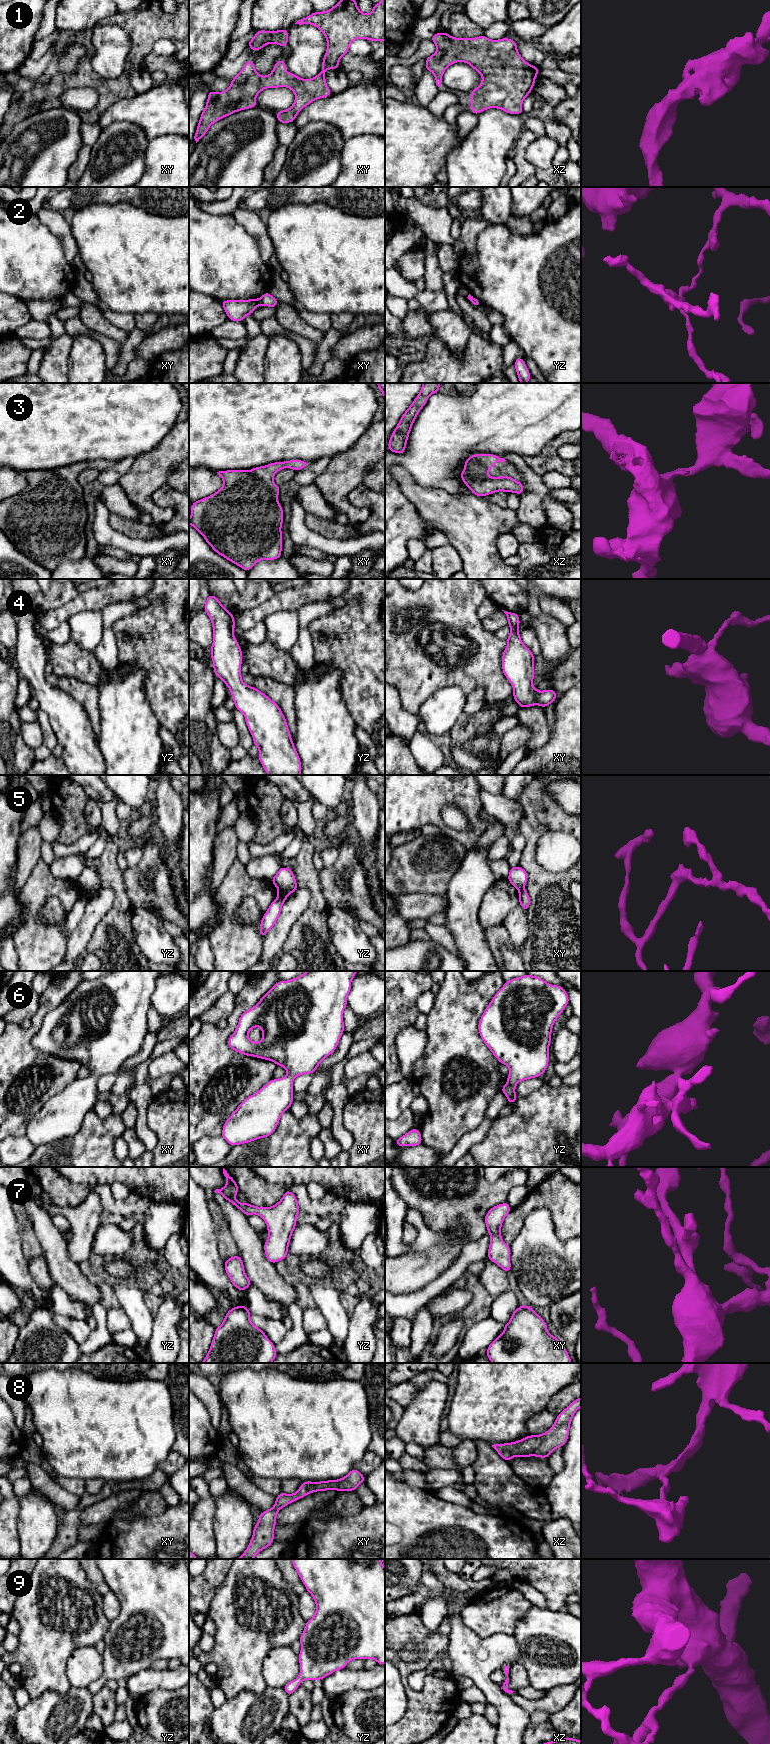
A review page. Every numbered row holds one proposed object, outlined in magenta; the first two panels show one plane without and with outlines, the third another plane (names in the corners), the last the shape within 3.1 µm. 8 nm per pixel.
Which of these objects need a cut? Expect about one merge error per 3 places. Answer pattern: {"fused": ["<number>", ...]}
{"fused": ["2", "5"]}

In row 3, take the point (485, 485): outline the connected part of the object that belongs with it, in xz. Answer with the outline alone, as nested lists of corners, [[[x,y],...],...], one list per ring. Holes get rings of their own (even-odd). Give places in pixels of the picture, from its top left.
[[[491,453],[473,454],[466,459],[464,470],[460,473],[460,477],[471,492],[478,497],[498,491],[513,492],[520,495],[524,491],[522,483],[510,476],[490,477],[488,475],[489,470],[496,462],[505,461],[504,458]]]

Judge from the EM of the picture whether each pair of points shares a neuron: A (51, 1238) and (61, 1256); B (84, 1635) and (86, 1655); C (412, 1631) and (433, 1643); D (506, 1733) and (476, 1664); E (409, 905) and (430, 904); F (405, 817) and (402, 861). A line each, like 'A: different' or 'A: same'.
A: same
B: different
C: same
D: same
E: same
F: different

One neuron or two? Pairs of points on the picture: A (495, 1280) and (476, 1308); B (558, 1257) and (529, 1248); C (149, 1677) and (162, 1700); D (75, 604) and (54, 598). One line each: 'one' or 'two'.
A: two
B: one
C: two
D: two

